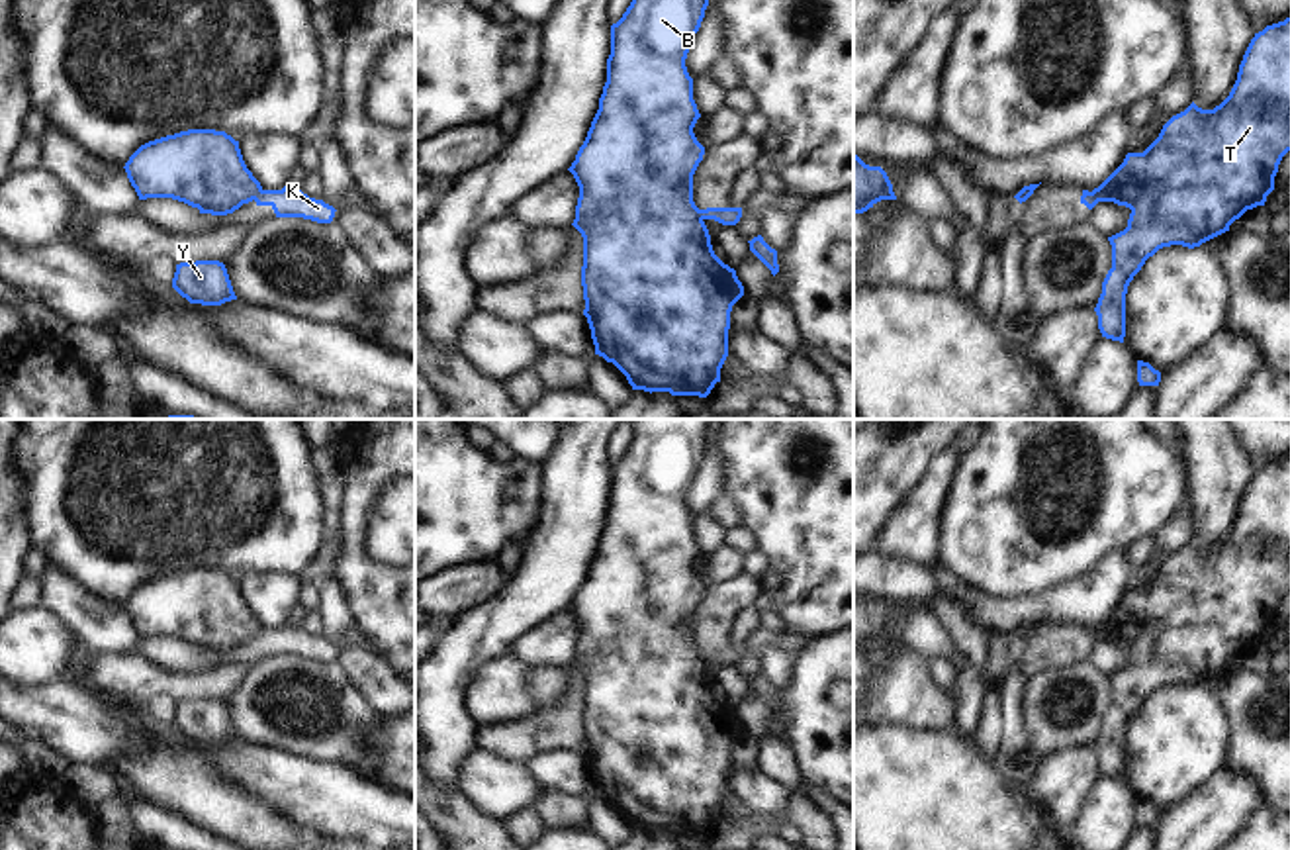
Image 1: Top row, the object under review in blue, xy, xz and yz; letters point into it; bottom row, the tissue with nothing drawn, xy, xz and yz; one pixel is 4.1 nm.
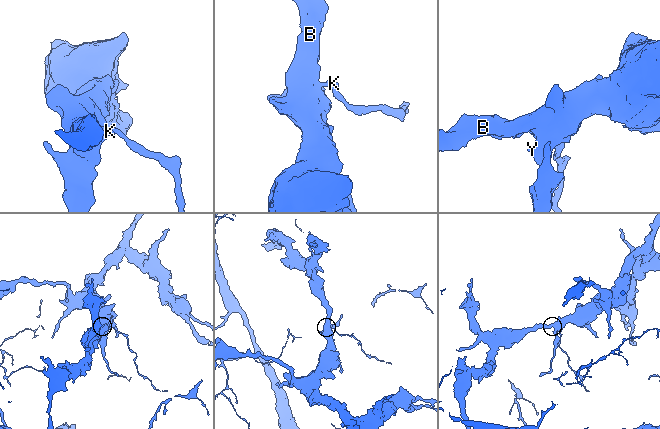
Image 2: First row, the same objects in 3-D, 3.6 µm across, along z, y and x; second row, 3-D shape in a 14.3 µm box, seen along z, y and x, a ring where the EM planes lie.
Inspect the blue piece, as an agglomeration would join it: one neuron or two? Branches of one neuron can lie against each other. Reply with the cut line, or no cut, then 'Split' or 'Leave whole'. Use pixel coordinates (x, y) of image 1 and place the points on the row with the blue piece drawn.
Split along xy (263, 190), (255, 200). Split.

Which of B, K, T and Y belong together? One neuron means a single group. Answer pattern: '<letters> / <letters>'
B T Y / K

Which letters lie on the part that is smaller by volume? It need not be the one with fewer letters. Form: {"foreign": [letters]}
{"foreign": ["K"]}

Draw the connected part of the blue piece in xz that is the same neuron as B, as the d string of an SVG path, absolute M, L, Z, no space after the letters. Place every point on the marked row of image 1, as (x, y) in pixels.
M632 0L611 25L611 55L599 110L576 161L568 168L577 186L574 227L583 237L581 286L595 354L613 362L632 390L707 398L728 356L732 306L744 296L736 270L713 251L701 210L693 202L693 174L705 147L693 127L701 118L685 59L709 0Z

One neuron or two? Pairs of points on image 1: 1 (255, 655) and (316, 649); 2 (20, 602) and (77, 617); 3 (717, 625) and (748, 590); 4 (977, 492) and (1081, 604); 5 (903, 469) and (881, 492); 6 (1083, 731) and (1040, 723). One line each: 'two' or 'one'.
1: one
2: two
3: one
4: two
5: one
6: one

